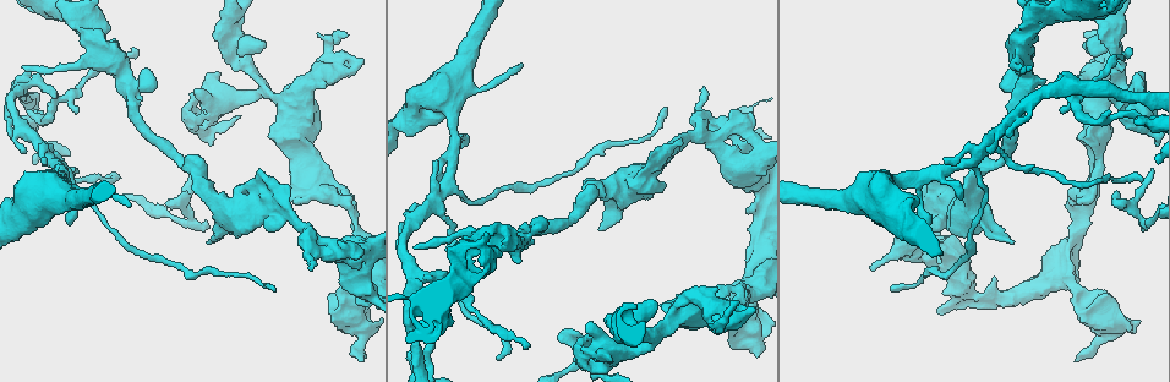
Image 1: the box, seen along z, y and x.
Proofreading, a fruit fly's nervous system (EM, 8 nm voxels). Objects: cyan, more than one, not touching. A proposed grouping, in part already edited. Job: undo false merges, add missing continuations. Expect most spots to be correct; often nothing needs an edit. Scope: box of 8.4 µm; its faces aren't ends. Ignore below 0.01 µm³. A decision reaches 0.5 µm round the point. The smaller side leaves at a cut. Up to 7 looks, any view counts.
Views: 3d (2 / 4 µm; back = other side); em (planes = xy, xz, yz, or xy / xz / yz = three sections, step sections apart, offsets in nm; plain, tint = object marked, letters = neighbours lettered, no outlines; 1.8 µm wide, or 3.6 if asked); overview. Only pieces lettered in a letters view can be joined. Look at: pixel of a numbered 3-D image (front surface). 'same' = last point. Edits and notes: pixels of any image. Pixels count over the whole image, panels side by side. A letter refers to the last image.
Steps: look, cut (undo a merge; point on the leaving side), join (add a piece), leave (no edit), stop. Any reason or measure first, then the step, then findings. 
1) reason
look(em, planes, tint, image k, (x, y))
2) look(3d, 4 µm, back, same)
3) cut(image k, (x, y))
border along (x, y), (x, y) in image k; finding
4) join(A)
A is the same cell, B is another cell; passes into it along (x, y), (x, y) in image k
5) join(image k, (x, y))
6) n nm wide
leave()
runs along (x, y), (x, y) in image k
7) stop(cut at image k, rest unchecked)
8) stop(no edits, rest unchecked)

sudden change in width
look(3d, 4 µm, image 1, (1068, 285))

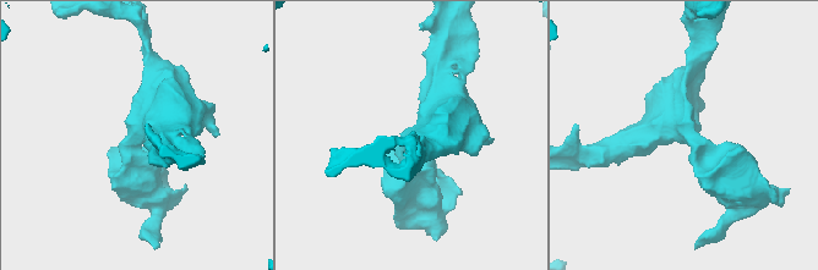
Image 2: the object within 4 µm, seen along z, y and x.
arms of 300, 480 nm
look(em, planes, letters, image 2, (688, 137))

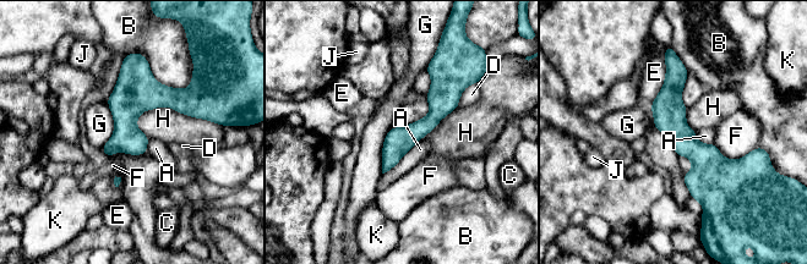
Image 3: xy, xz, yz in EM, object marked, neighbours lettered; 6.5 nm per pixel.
180 nm wide
leave()
A, B, C, D, E, F, G, H, J and K are other cells; border along (136, 117), (170, 106), (211, 122) in image 3; continuous, no second cell

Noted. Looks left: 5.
four-way junction
look(3d, 4 µm, image 1, (337, 186))

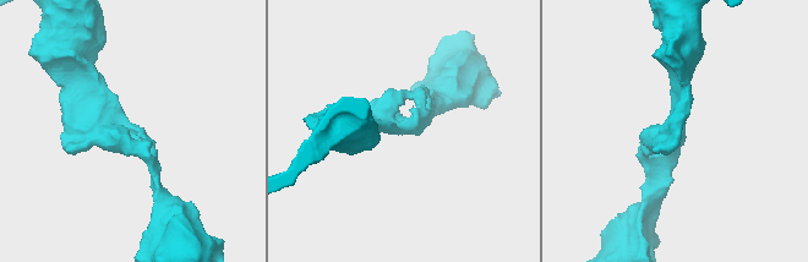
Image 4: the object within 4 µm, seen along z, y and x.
look(em, planes, tint, image 4, (130, 129))

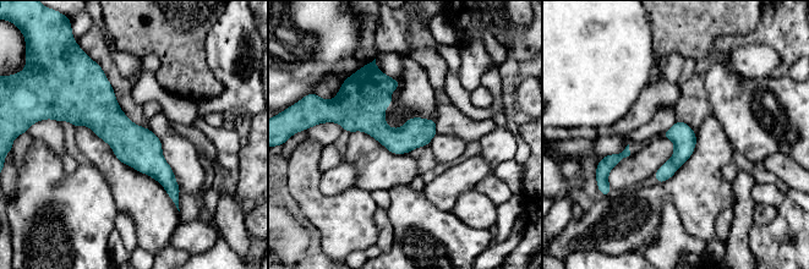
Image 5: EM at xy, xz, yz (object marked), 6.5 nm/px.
what lies round it
look(em, planes, letters, same)

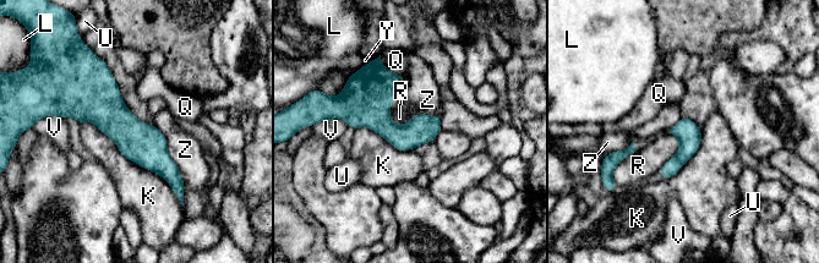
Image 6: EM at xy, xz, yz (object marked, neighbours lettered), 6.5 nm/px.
K touches over 850 nm
leave()
K, L, Q, R, U, V, Y and Z are other cells; one cell here

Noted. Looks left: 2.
abrupt turn
look(em, planes, tint, image 1, (1135, 210))

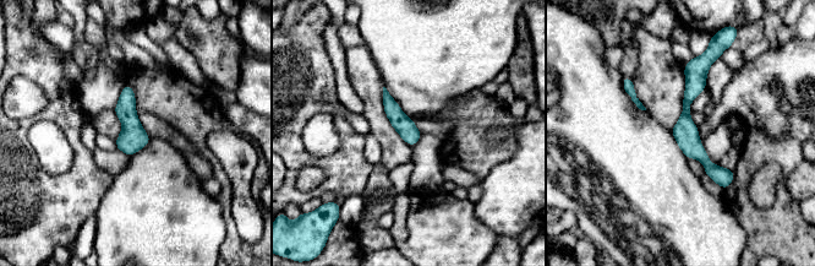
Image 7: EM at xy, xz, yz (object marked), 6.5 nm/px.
what lies round it
look(em, planes, letters, same)

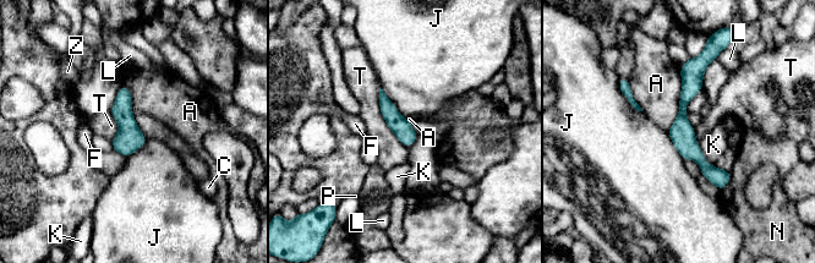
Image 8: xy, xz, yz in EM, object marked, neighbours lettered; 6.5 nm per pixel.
leave()
A, C, F, J, K, L, N, P, T and Z are other cells; runs along (698, 60), (682, 135), (721, 185) in image 8; continuous, no second cell

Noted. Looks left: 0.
stop(no edits, rest unchecked)

